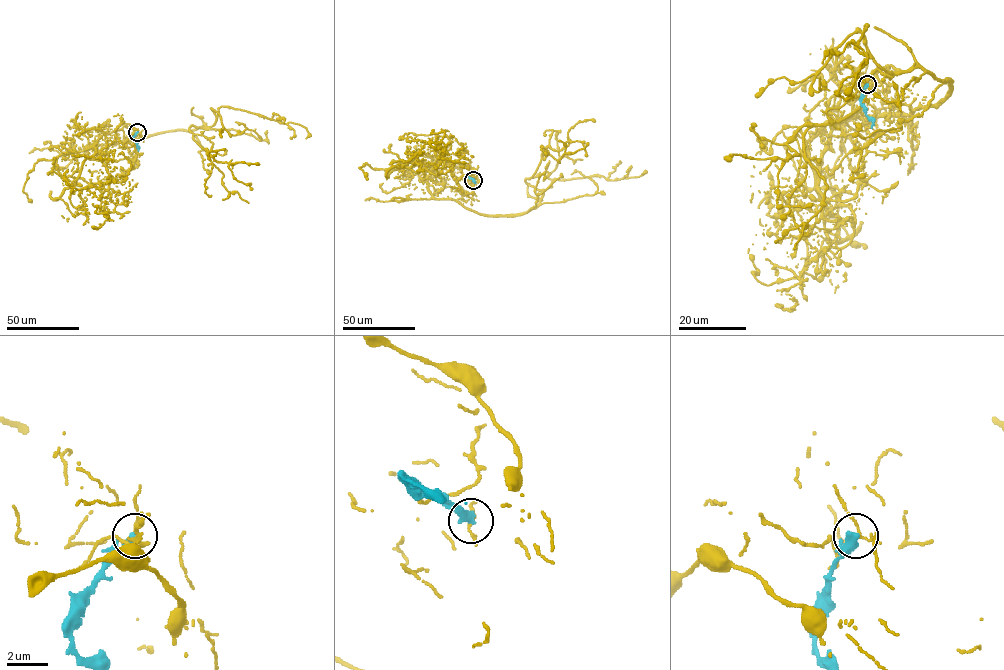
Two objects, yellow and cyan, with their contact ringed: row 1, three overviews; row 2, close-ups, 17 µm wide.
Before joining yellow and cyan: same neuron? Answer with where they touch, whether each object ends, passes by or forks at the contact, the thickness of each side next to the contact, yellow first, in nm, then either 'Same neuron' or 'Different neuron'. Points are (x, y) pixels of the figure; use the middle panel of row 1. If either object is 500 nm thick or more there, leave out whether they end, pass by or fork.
Place: (473, 180). At the ring yellow ends. At the ring cyan ends. Thickness 140 nm (yellow) against 440 nm. Different neuron

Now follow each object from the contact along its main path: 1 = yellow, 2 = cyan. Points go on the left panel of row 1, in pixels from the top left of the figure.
1: (137, 132), (89, 147), (204, 125), (189, 130), (216, 161), (259, 164)
2: (137, 132), (133, 140), (138, 150)

